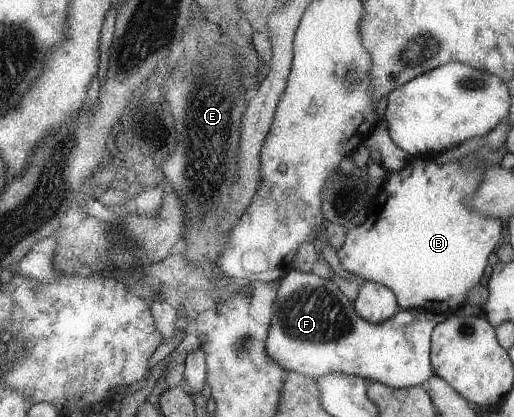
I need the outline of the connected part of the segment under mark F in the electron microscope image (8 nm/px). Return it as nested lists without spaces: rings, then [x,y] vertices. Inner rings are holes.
[[[293,267],[278,279],[278,285],[273,286],[276,295],[271,306],[265,350],[284,372],[296,372],[313,378],[330,372],[345,373],[371,379],[372,382],[380,382],[391,388],[422,385],[434,375],[429,360],[429,343],[432,341],[433,327],[446,319],[449,313],[434,313],[418,308],[405,309],[399,310],[383,322],[373,324],[355,312],[331,280],[320,278],[311,271],[303,272]]]

